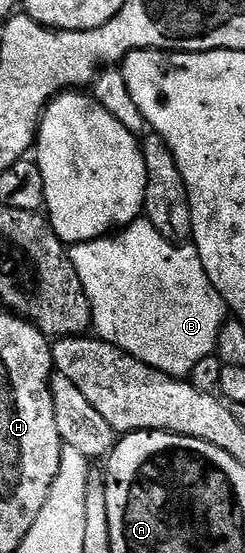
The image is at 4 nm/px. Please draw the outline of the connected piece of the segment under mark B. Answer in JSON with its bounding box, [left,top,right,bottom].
[69,221,224,377]

